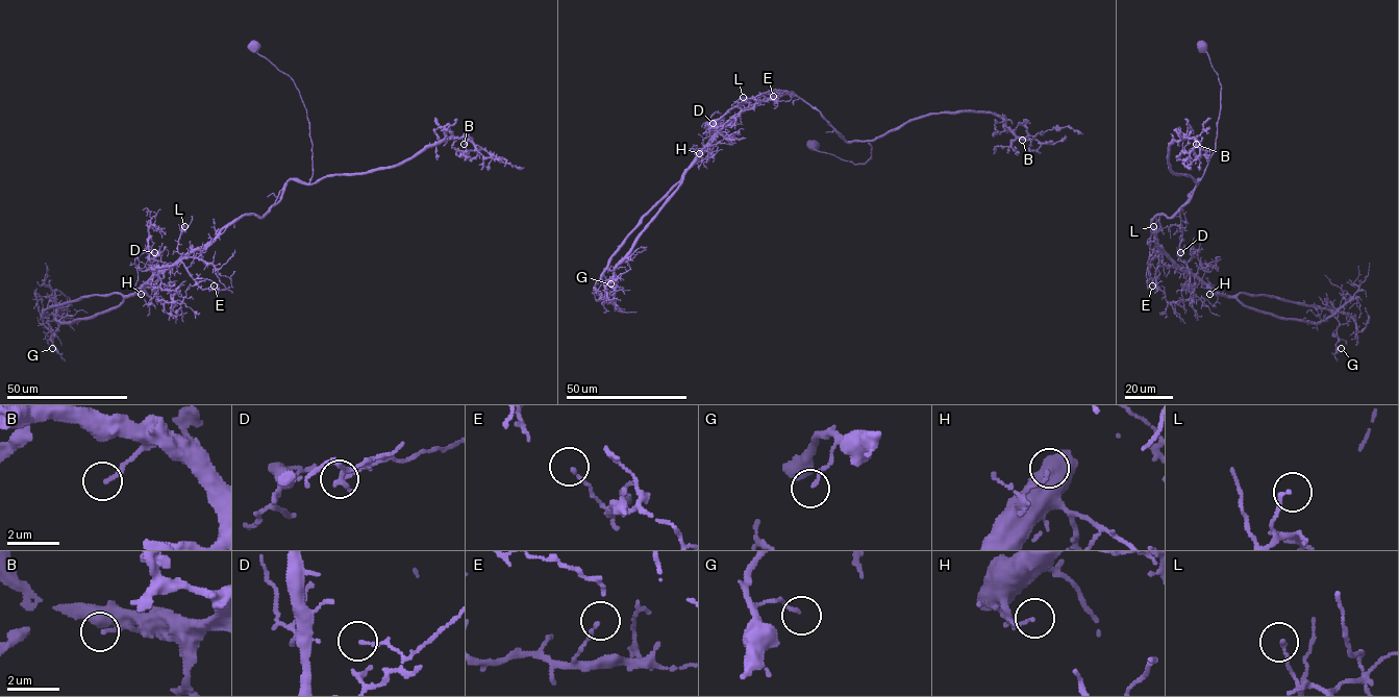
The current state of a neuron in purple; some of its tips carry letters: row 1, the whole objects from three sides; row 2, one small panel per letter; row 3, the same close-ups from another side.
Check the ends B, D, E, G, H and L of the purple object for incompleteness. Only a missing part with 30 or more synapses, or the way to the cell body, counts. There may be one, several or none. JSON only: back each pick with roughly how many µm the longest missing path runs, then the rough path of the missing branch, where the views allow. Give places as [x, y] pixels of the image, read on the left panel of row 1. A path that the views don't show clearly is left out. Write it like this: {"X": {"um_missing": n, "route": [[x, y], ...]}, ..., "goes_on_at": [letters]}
{"H": {"um_missing": 10, "route": [[141, 294], [147, 299], [154, 297]]}, "goes_on_at": ["H"]}

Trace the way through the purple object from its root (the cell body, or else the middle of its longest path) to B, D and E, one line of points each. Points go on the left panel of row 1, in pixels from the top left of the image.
B: (255, 46), (299, 93), (311, 144), (310, 183), (393, 168), (448, 140), (466, 139), (464, 144)
D: (255, 46), (299, 93), (311, 179), (289, 180), (261, 217), (244, 215), (167, 268), (153, 269), (154, 252)
E: (255, 46), (299, 93), (313, 176), (151, 269), (180, 262), (214, 285)

